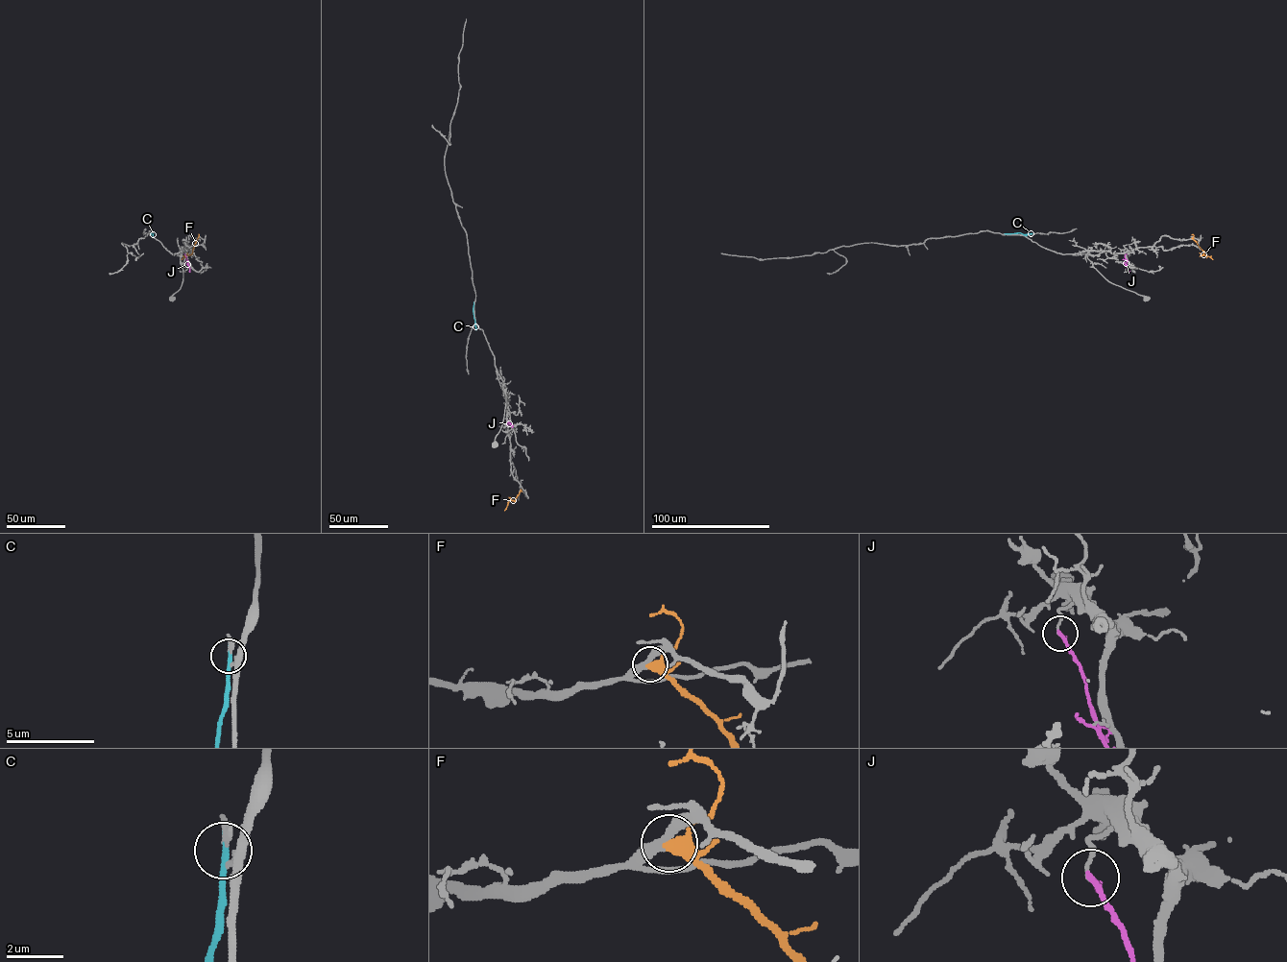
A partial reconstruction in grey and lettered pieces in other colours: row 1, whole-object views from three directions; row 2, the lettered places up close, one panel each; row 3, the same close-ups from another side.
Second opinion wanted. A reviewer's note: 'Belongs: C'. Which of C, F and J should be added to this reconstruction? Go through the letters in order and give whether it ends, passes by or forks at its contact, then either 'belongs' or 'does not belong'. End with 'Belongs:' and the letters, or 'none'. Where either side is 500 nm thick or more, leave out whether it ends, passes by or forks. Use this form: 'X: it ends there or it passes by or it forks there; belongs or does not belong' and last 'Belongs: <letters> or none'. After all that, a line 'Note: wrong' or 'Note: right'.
C: it ends there; does not belong
F: it passes by; does not belong
J: it ends there; does not belong
Belongs: none
Note: wrong

